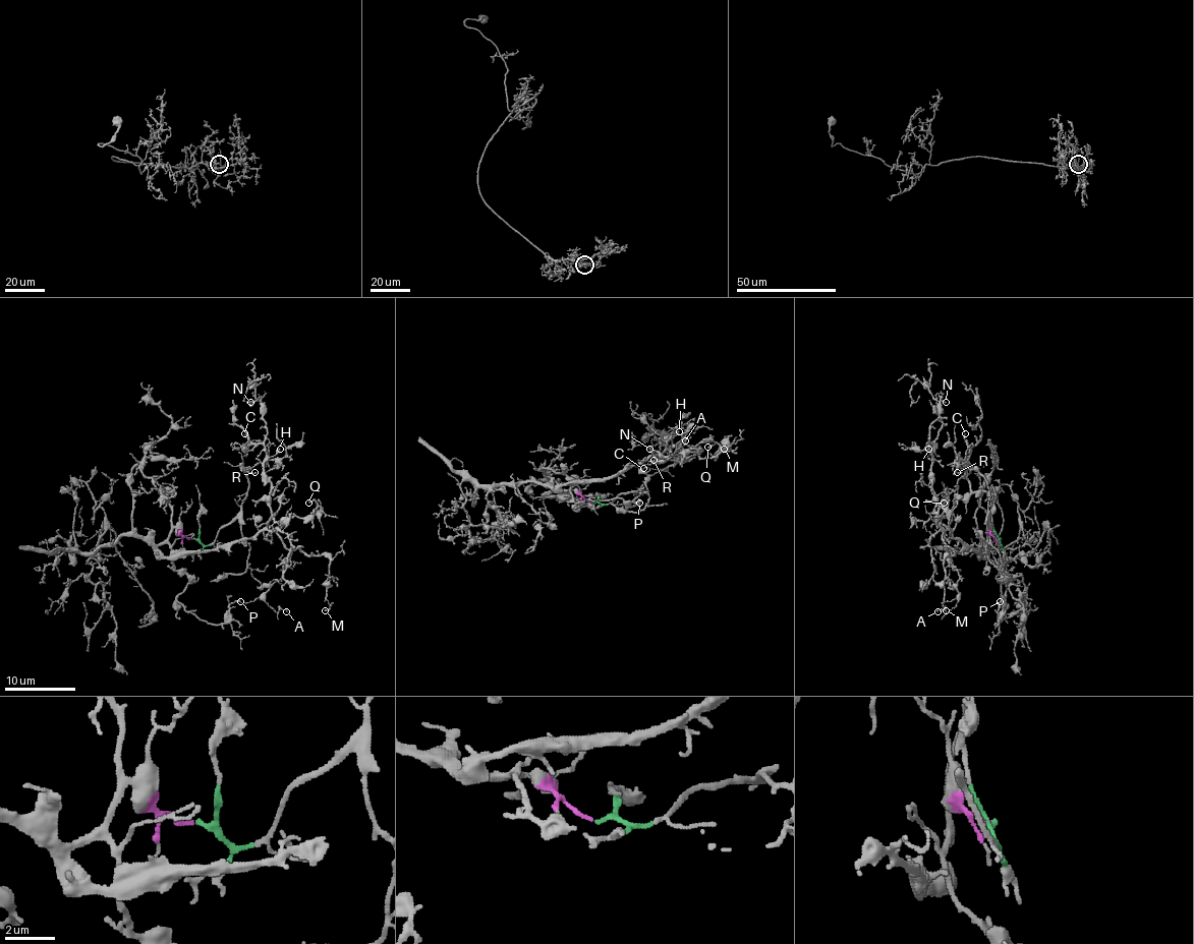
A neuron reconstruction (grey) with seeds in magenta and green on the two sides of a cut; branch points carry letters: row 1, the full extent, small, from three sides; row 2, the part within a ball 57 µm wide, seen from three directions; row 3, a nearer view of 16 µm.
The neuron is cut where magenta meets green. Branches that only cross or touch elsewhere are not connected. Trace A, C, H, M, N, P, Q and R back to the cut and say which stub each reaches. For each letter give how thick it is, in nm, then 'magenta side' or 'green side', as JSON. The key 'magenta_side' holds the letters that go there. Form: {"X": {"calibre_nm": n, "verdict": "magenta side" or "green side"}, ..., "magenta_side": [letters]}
{"A": {"calibre_nm": 120, "verdict": "magenta side"}, "C": {"calibre_nm": 100, "verdict": "green side"}, "H": {"calibre_nm": 170, "verdict": "magenta side"}, "M": {"calibre_nm": 150, "verdict": "magenta side"}, "N": {"calibre_nm": 110, "verdict": "magenta side"}, "P": {"calibre_nm": 140, "verdict": "magenta side"}, "Q": {"calibre_nm": 150, "verdict": "magenta side"}, "R": {"calibre_nm": 100, "verdict": "green side"}, "magenta_side": ["A", "H", "M", "N", "P", "Q"]}

